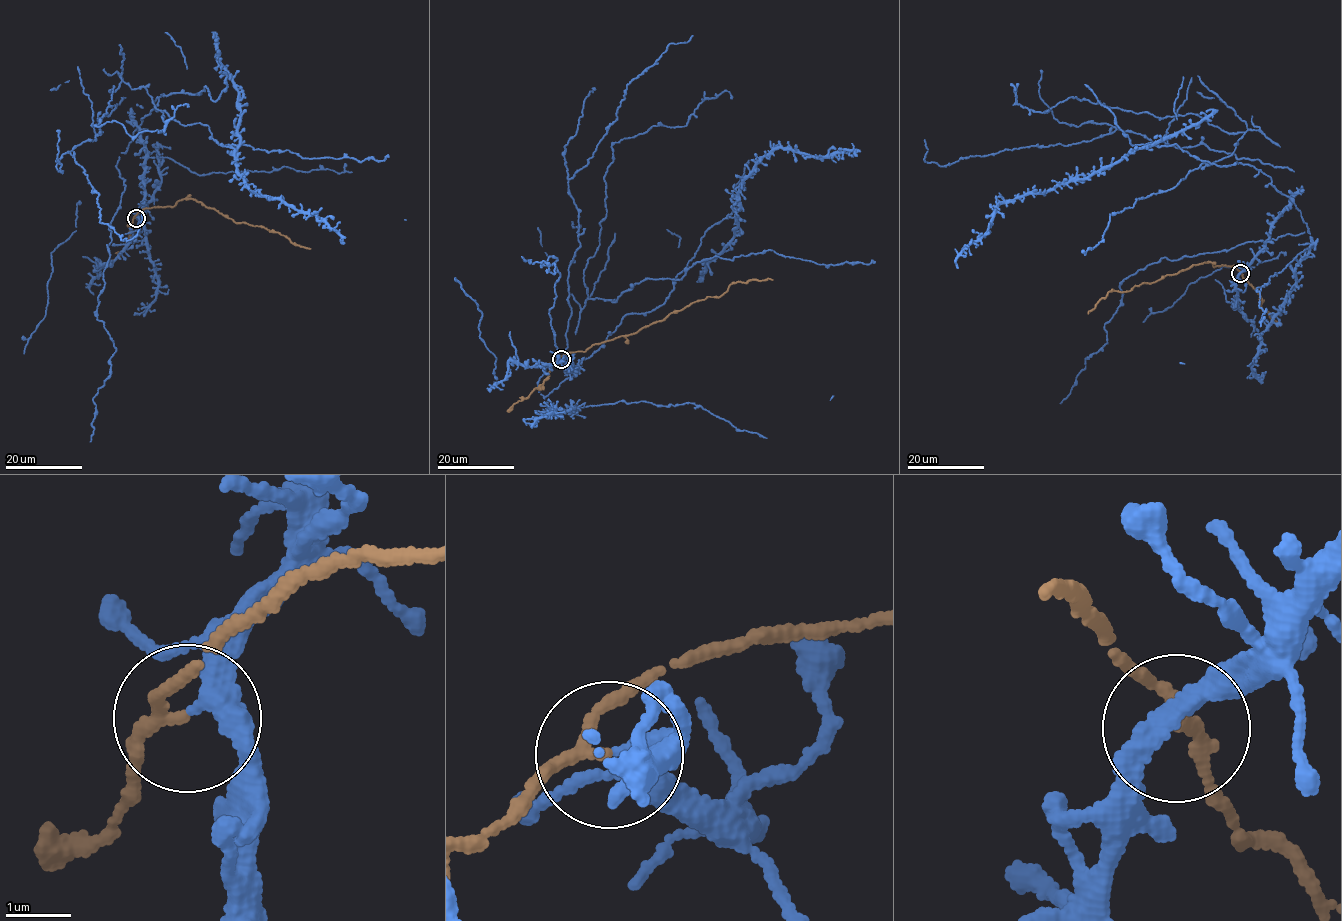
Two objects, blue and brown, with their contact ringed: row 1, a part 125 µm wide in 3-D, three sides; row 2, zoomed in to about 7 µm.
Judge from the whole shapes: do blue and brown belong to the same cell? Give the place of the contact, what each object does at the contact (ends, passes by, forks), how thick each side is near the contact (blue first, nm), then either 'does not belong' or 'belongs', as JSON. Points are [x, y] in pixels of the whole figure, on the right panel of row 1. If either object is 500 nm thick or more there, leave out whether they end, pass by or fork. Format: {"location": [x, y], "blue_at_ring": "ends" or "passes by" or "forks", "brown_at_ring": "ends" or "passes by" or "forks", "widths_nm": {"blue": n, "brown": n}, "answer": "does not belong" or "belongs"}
{"location": [1240, 273], "blue_at_ring": "passes by", "brown_at_ring": "passes by", "widths_nm": {"blue": 280, "brown": 160}, "answer": "does not belong"}

